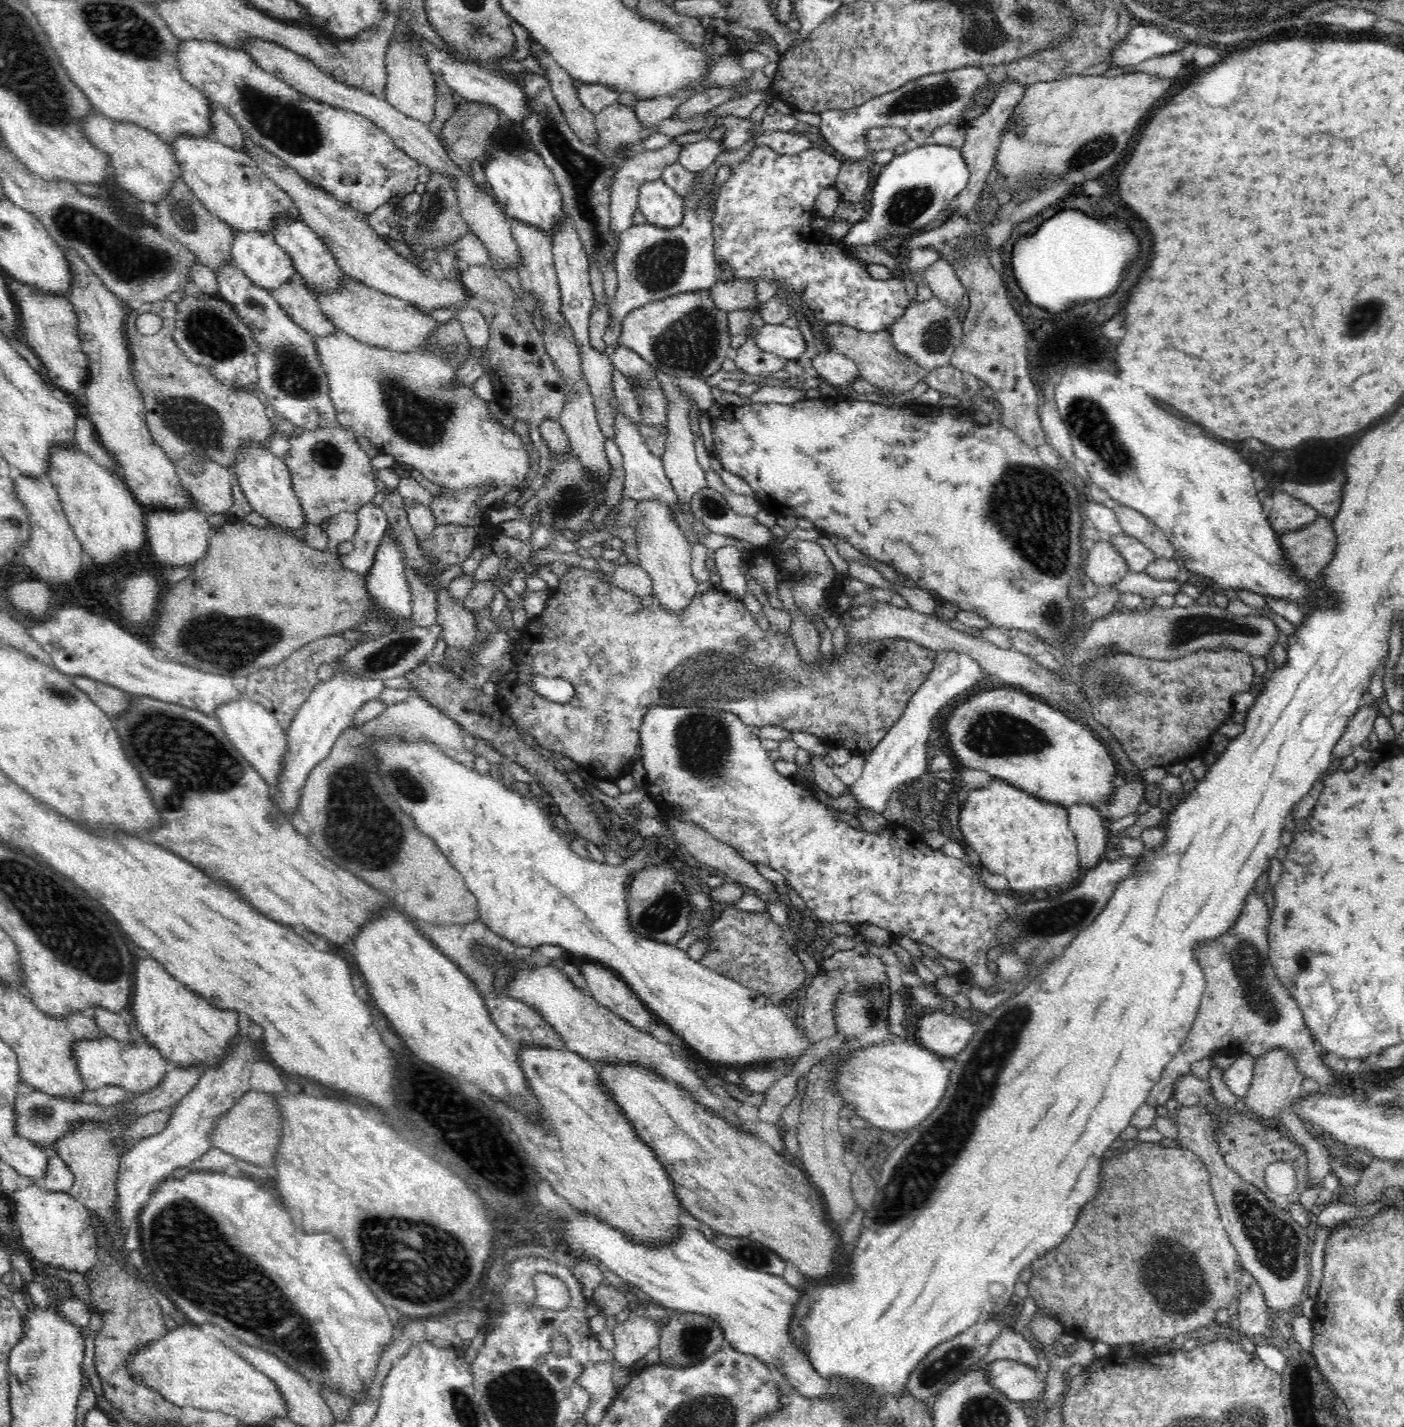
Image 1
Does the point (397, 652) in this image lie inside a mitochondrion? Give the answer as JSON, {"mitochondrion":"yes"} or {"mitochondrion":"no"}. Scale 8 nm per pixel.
{"mitochondrion":"yes"}

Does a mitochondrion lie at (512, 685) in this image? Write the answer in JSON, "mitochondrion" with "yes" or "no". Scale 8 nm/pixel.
{"mitochondrion":"no"}

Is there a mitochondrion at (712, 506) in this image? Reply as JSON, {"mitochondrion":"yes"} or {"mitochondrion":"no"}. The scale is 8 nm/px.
{"mitochondrion":"yes"}

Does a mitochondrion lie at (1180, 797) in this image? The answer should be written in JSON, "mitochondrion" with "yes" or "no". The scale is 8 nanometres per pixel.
{"mitochondrion":"no"}

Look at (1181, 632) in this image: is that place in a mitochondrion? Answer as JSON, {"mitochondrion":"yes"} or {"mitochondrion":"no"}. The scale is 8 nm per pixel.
{"mitochondrion":"yes"}

